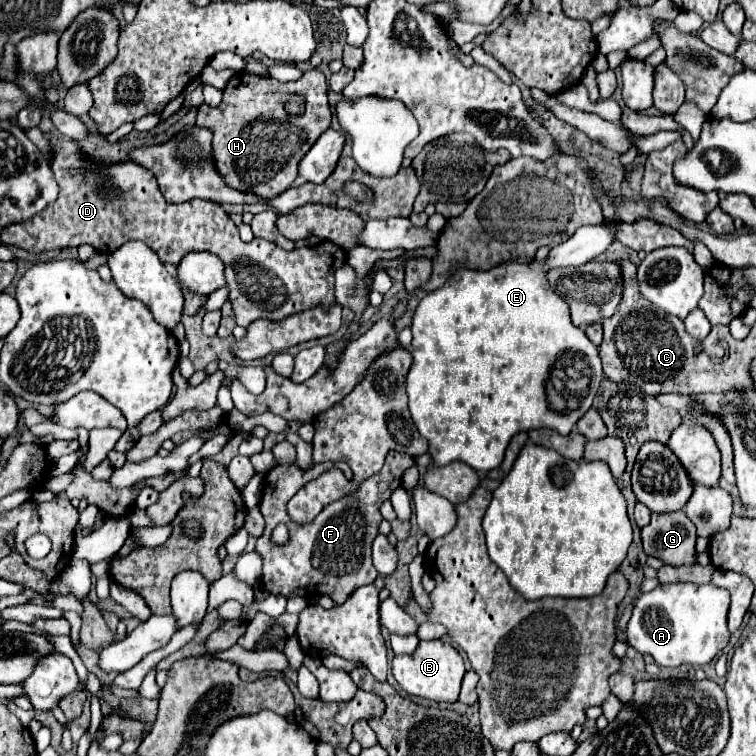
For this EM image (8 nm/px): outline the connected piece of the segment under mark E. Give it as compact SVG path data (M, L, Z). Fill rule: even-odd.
M604 223L592 225L592 227L580 227L568 241L550 249L550 255L542 261L540 259L532 259L524 263L510 261L510 263L500 263L496 267L490 267L486 271L456 267L440 289L422 297L412 319L414 363L406 377L406 393L410 397L408 405L410 405L412 419L420 435L426 437L430 443L430 455L434 459L434 465L444 467L452 461L462 461L474 471L496 469L502 463L508 441L518 431L552 427L560 435L564 435L564 433L570 433L576 421L592 407L592 401L598 393L598 387L604 375L598 347L586 337L582 329L572 325L568 303L564 303L550 289L548 281L544 281L544 275L552 267L582 265L592 261L602 251L606 251L606 247L614 241L610 233L612 233L612 225L606 227ZM558 363L564 363L564 365L572 363L572 377L568 375L568 369L564 369L564 365L558 365Z

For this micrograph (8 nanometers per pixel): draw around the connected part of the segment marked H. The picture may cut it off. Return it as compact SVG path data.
M320 69L304 71L300 79L290 83L236 73L224 89L222 103L218 107L204 103L196 115L196 125L212 131L214 167L224 183L262 199L274 199L294 183L298 163L330 123L328 85Z

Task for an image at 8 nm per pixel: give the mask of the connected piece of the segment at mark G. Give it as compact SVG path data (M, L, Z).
M674 511L674 513L652 513L652 521L642 529L642 545L644 553L662 559L666 565L694 565L696 557L696 527L692 521L686 517L684 511Z

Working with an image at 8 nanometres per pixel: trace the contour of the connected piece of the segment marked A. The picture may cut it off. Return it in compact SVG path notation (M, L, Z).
M666 583L642 595L632 611L626 641L642 655L650 655L660 667L678 667L682 663L702 667L710 663L730 641L726 615L730 593L712 583Z

